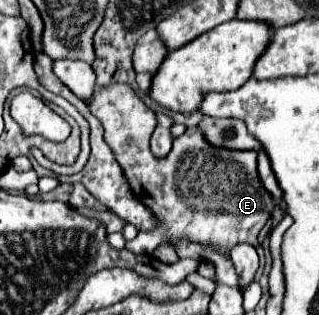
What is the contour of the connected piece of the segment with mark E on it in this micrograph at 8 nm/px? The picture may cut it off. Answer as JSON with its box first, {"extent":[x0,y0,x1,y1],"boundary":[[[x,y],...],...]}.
{"extent":[89,85,275,255],"boundary":[[[129,85],[97,87],[97,91],[89,101],[89,109],[103,123],[105,141],[115,153],[117,163],[123,167],[123,173],[131,185],[133,195],[137,195],[137,199],[161,219],[161,229],[153,231],[153,235],[139,233],[133,241],[127,241],[125,247],[129,251],[151,255],[161,243],[165,243],[167,237],[189,237],[199,243],[219,245],[225,251],[229,251],[233,245],[239,245],[239,243],[251,243],[257,247],[257,233],[261,231],[261,227],[265,225],[265,221],[269,219],[275,207],[271,195],[263,189],[257,175],[257,151],[217,149],[209,145],[203,133],[195,127],[195,129],[187,129],[181,137],[173,141],[173,149],[165,159],[157,159],[150,151],[154,122],[157,122],[156,115],[141,103],[141,99],[133,93]]]}

